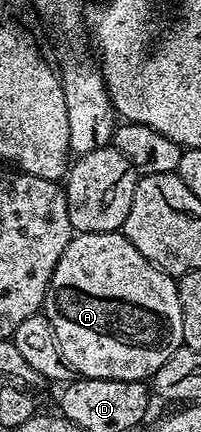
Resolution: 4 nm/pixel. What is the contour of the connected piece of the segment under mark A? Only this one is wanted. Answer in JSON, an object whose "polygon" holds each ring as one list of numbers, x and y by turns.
{"polygon":[[111,232,108,234,75,233,71,237,68,248,64,248,64,256,60,256,60,260,52,272,50,286,46,289,44,313,50,322,50,327,54,330,63,360,70,365,70,369,75,375,83,378,146,382,153,379,154,373,162,367,164,360,168,360,168,356,172,356,172,352,183,349,184,320,180,312,180,296,178,295,177,281,171,275,165,274,159,266,153,266,148,259,140,256,140,252,136,252,134,245,121,232]]}

